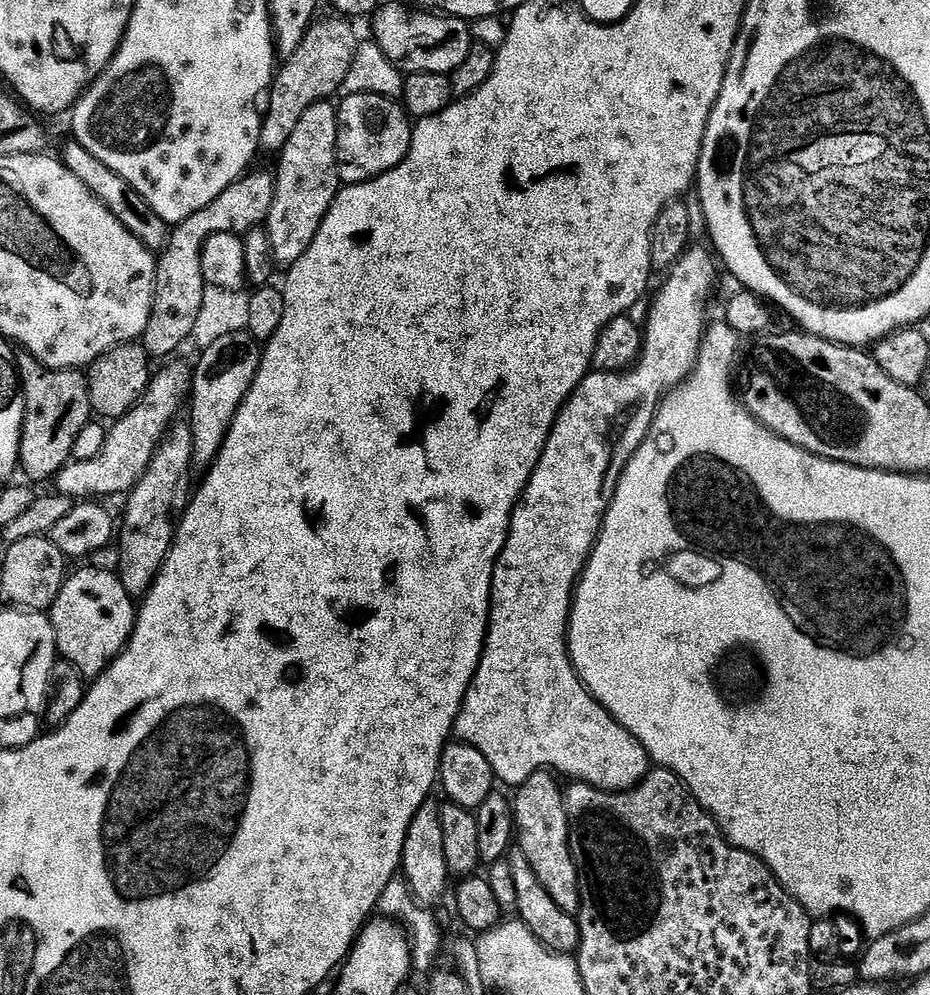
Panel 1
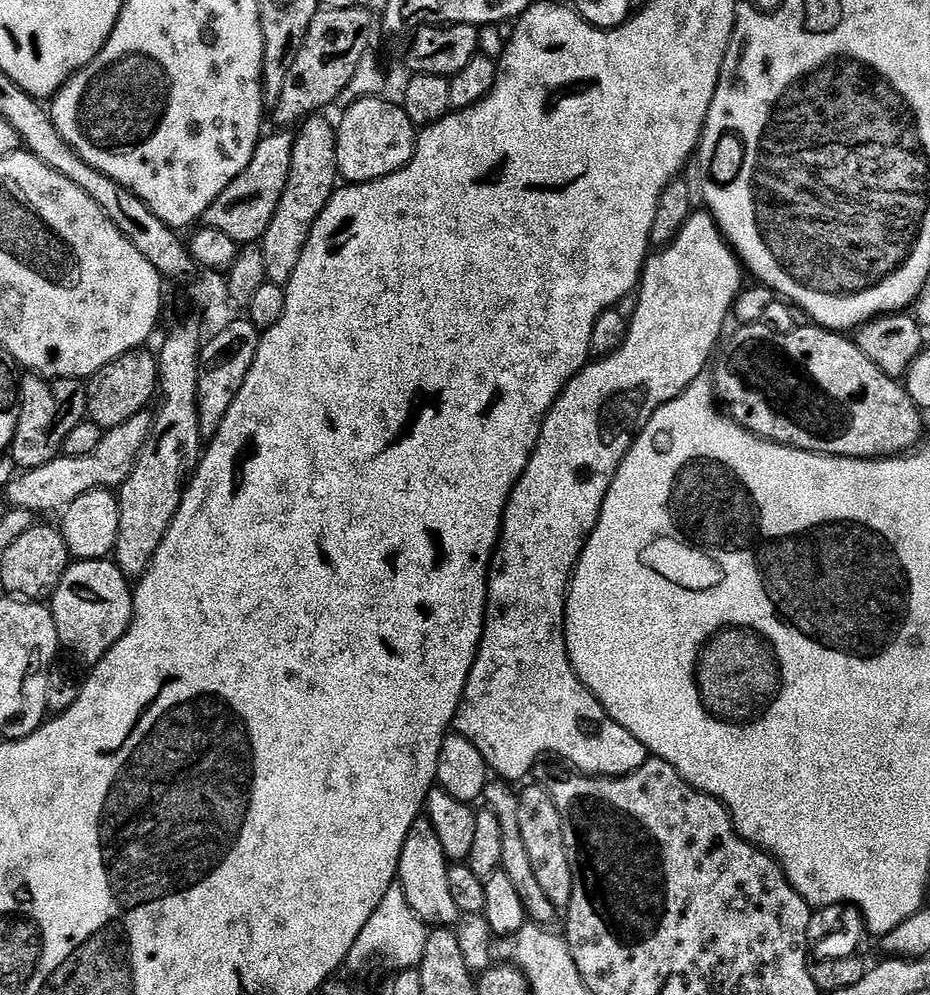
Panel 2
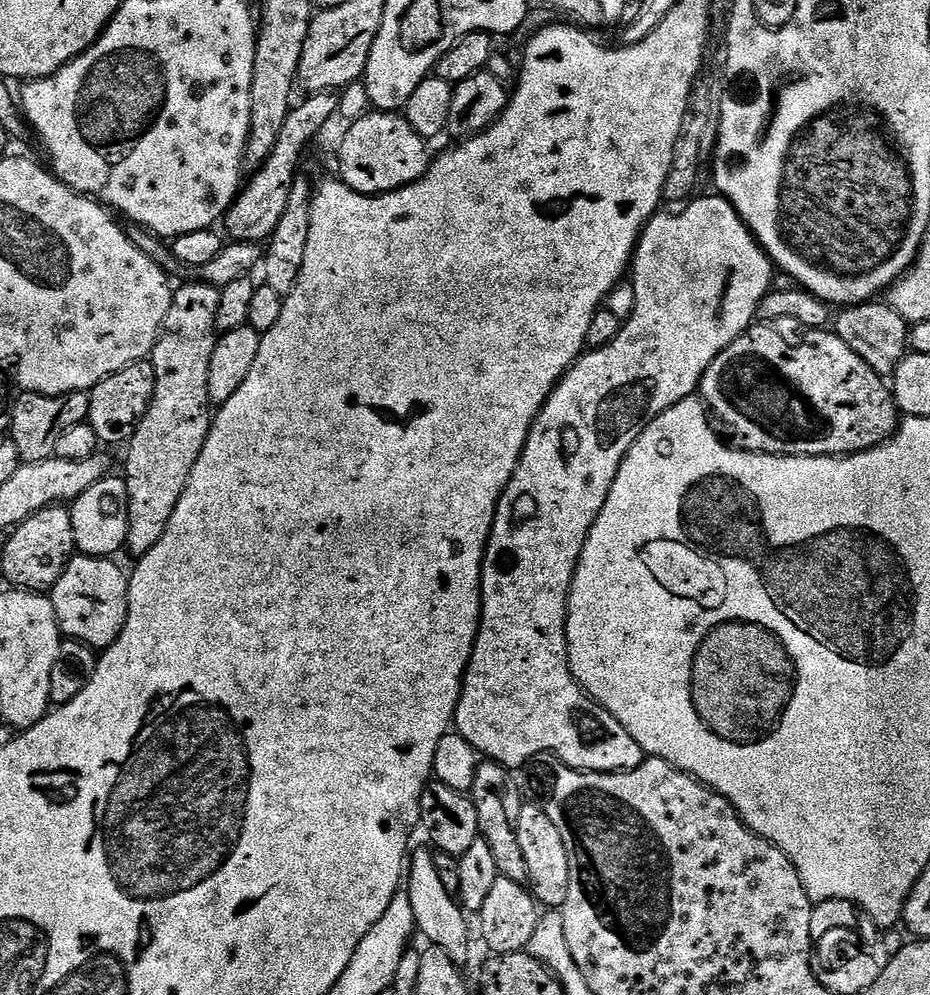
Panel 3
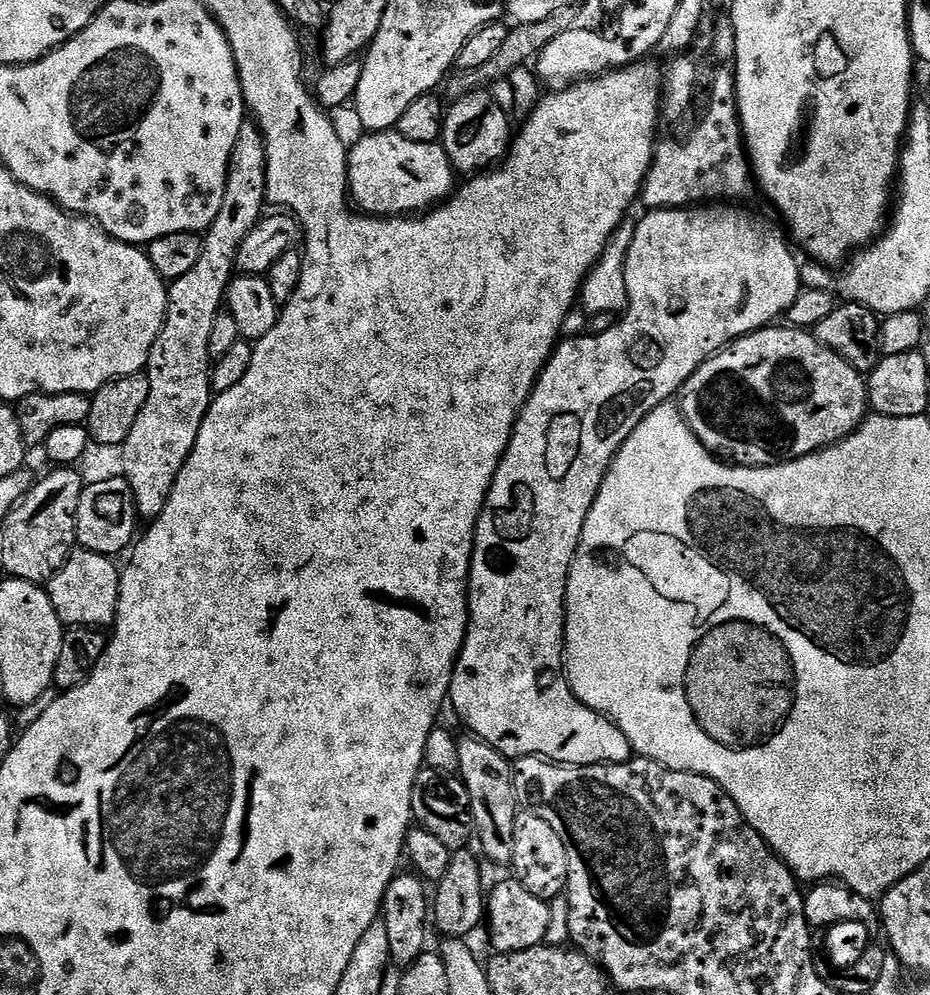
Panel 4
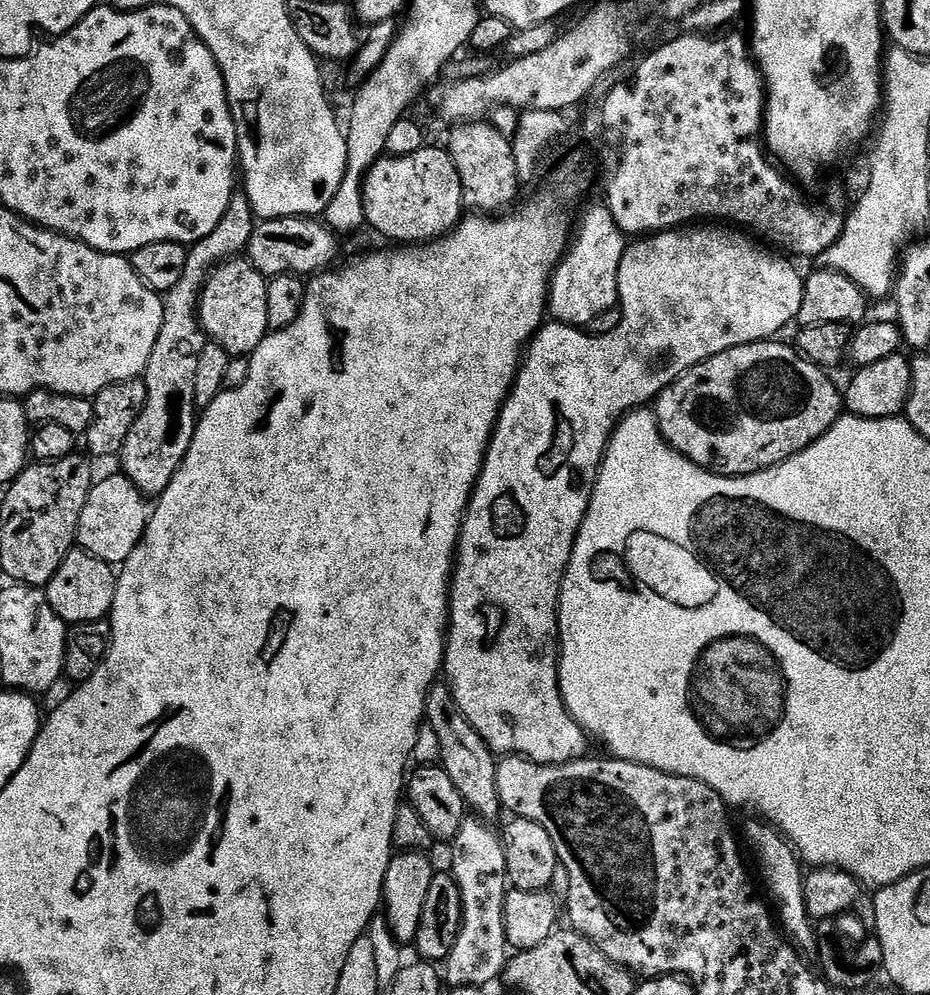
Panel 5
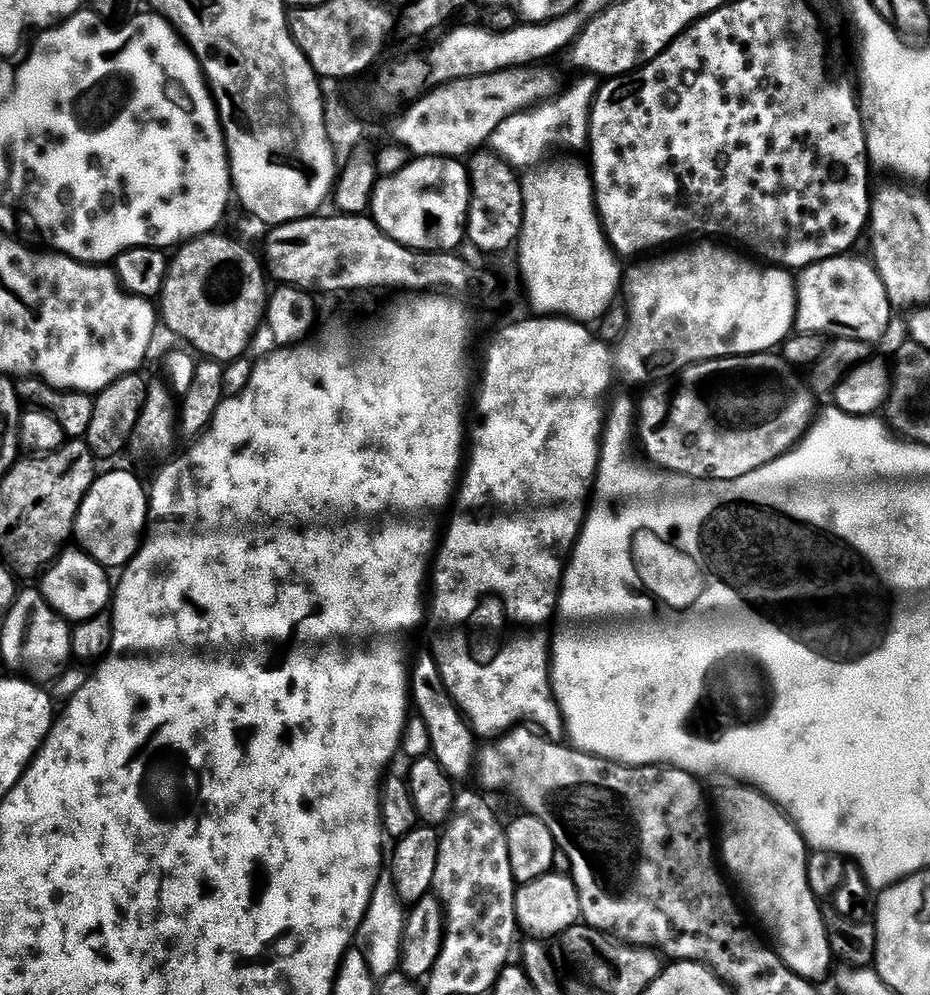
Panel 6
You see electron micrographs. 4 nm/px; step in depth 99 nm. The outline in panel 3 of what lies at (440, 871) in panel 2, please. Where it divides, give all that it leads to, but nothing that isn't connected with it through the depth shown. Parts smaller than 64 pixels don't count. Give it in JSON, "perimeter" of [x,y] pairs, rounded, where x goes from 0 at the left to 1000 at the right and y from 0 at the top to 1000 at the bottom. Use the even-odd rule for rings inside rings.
{"perimeter":[[[456,852],[446,856],[447,853],[442,857],[441,867],[437,872],[437,895],[444,915],[446,934],[452,939],[454,937],[463,950],[480,955],[491,971],[500,970],[504,951],[502,920],[495,913],[487,897],[486,901],[482,897],[482,892],[473,881],[473,872],[469,869],[468,862]]]}

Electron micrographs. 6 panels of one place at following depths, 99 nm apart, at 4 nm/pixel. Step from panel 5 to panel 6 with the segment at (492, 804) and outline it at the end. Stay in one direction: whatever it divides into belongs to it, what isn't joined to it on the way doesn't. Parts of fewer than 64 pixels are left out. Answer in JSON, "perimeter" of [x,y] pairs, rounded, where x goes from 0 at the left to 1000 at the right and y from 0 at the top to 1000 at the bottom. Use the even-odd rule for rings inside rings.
{"perimeter":[[[457,661],[448,671],[446,668],[441,679],[441,704],[446,715],[447,712],[452,715],[448,716],[451,724],[458,726],[458,734],[465,747],[463,759],[473,767],[475,774],[480,774],[480,778],[490,786],[501,783],[506,776],[509,779],[514,772],[514,741],[480,693],[468,663]]]}

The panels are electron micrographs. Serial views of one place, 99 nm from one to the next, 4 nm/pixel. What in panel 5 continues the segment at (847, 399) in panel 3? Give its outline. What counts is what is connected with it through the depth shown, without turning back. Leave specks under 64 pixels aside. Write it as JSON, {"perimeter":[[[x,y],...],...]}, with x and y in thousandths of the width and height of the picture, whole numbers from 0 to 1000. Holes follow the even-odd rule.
{"perimeter":[[[838,341],[816,342],[802,348],[789,348],[768,360],[757,362],[748,366],[741,374],[734,374],[730,380],[719,388],[715,394],[711,394],[703,403],[705,423],[710,429],[710,435],[714,437],[714,443],[727,454],[731,454],[742,464],[746,464],[753,470],[760,470],[762,474],[771,478],[805,478],[812,474],[819,474],[824,470],[832,470],[841,466],[852,458],[856,458],[866,450],[870,450],[875,443],[884,440],[899,426],[905,417],[905,394],[894,382],[891,375],[877,366],[860,357],[851,345],[838,346]]]}

